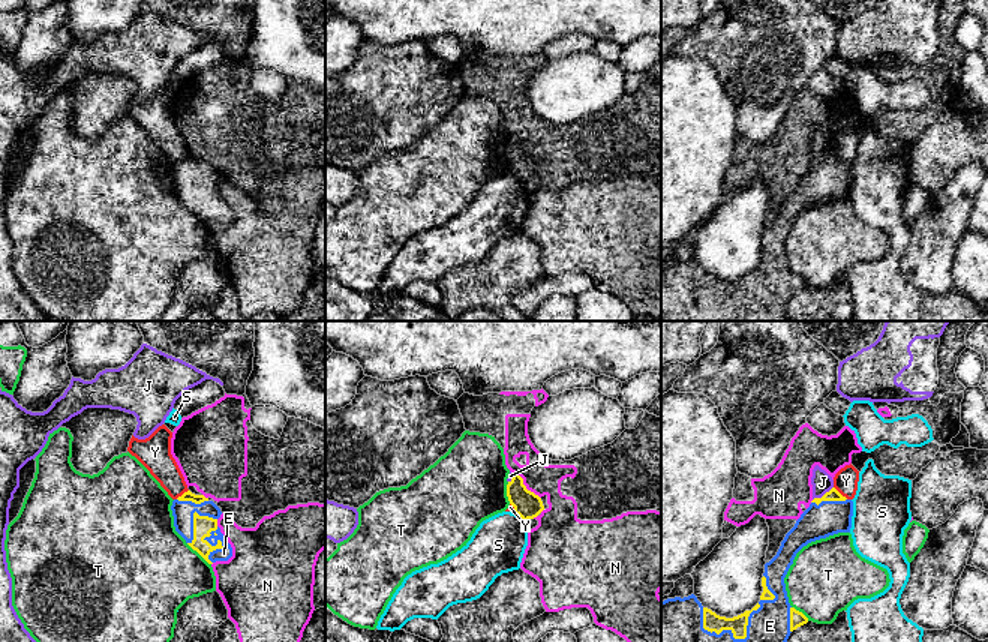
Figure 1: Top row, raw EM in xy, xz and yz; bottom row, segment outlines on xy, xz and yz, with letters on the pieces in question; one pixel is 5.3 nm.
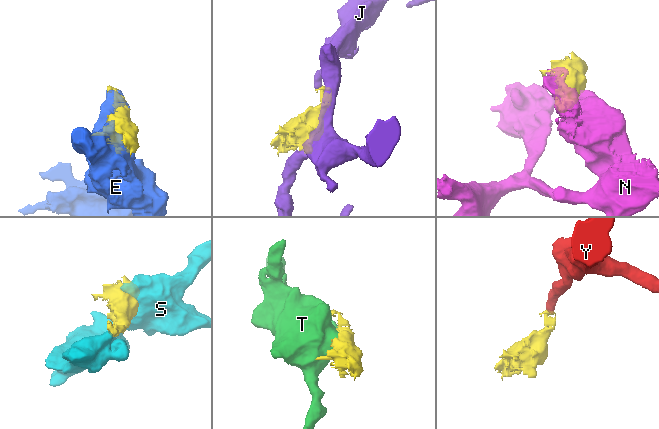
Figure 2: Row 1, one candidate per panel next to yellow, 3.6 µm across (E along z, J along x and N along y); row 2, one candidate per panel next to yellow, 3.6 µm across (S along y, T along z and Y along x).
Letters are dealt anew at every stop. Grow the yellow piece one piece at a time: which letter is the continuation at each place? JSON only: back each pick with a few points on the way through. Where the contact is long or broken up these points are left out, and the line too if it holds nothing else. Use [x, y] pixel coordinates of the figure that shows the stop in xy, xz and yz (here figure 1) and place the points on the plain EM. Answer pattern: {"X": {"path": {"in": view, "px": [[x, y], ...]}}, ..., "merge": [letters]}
{"merge": ["E"]}

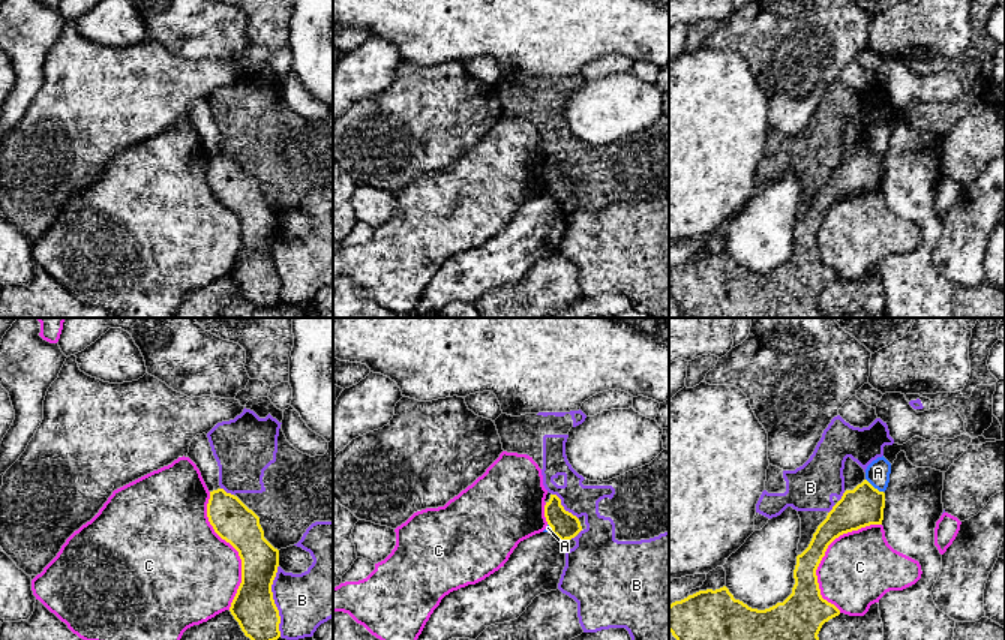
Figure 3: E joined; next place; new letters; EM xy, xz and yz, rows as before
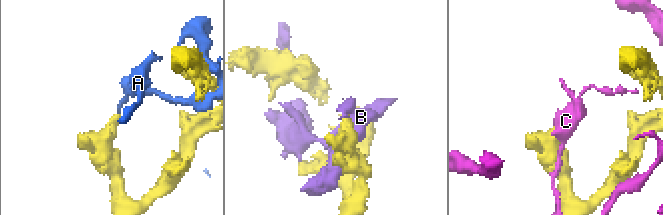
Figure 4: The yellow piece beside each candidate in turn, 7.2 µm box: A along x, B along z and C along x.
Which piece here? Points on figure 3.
{"merge": []}

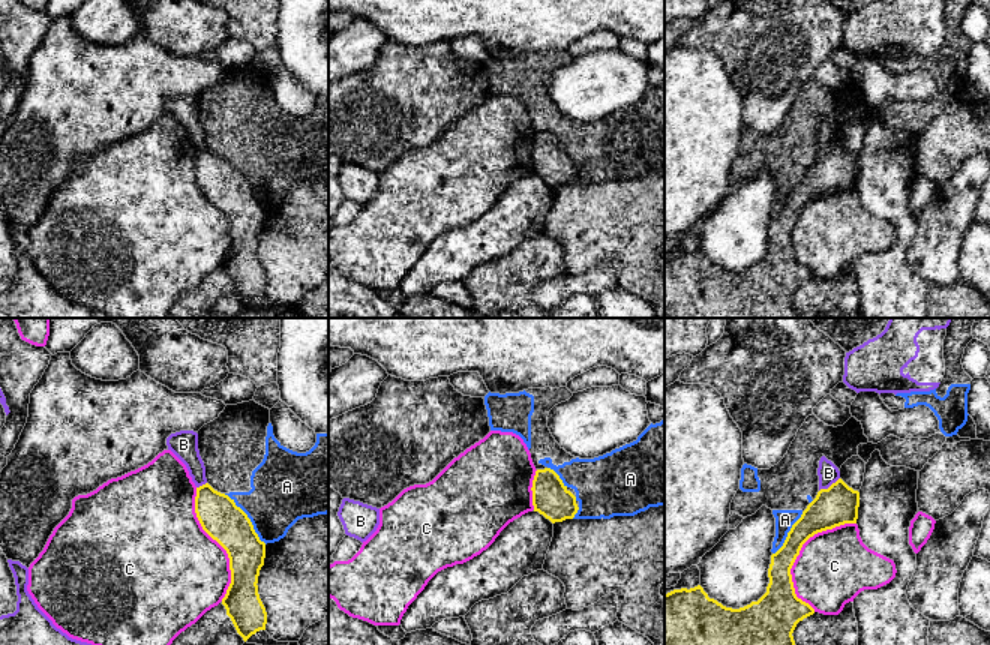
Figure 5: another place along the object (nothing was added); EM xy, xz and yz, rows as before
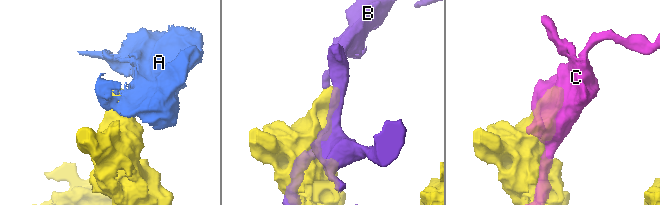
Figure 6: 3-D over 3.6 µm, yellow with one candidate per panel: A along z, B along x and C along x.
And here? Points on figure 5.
{"merge": []}

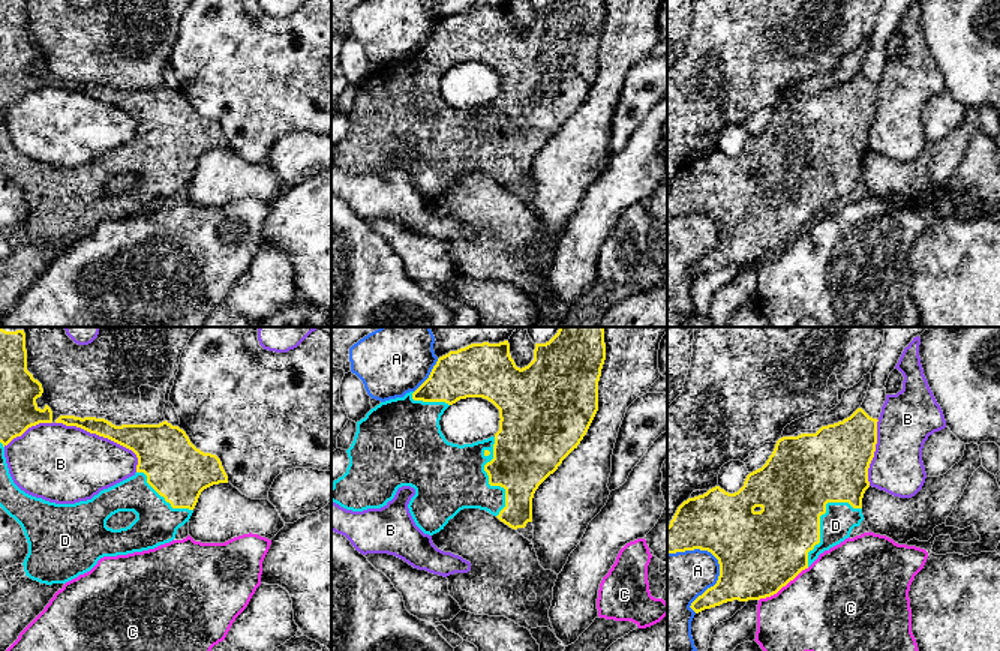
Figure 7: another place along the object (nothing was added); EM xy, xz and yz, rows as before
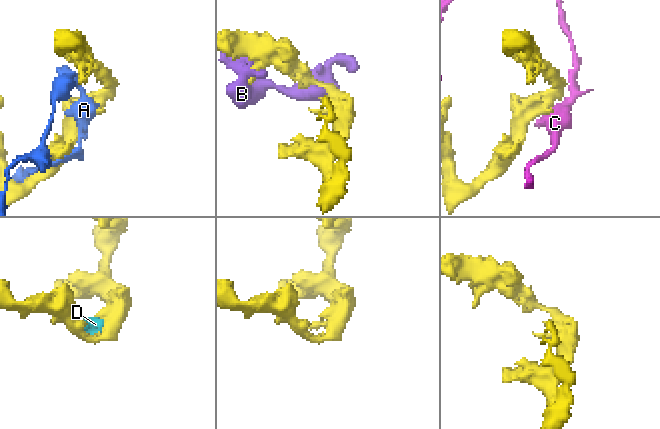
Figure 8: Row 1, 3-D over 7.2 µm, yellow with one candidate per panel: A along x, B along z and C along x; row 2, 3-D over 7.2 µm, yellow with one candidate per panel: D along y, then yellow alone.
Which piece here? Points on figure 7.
{"merge": ["D"]}

